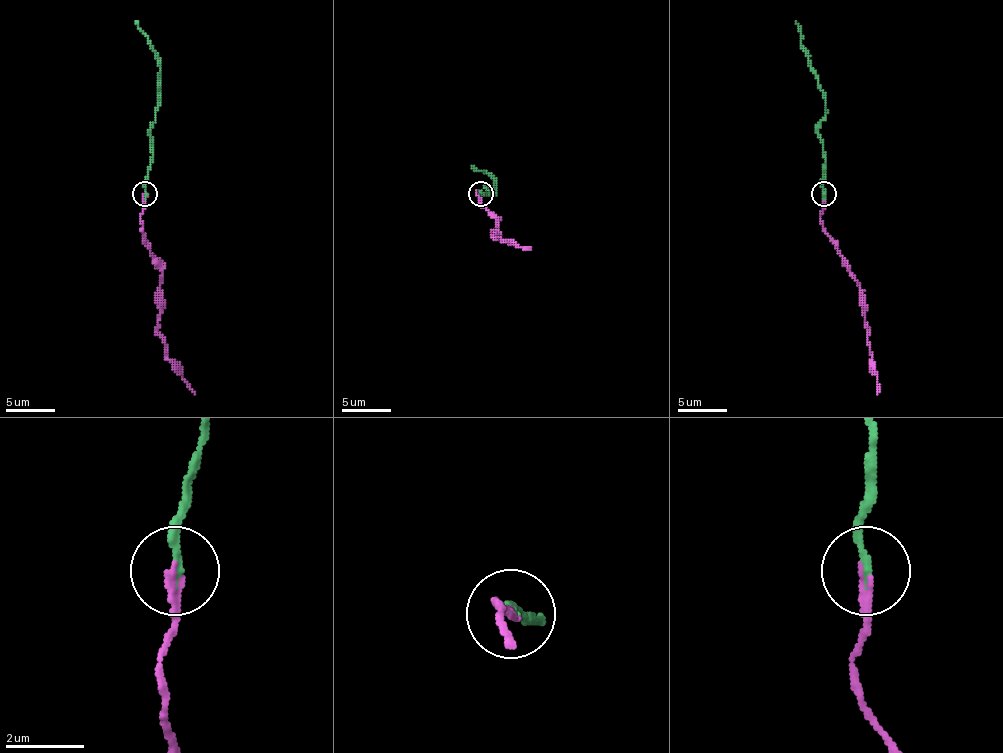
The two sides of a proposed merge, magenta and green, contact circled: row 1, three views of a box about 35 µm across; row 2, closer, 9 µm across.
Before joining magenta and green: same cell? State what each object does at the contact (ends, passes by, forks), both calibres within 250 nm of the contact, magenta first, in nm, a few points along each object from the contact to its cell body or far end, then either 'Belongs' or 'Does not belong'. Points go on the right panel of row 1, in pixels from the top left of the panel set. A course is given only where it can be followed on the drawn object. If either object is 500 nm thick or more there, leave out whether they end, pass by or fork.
At the ring magenta ends. At the ring green ends. Thickness 200 nm (magenta) against 200 nm. Course of magenta: (823, 194), (820, 224), (860, 288), (877, 394). Course of green: (823, 194), (825, 157), (818, 125), (825, 115), (825, 95), (795, 21). Belongs

